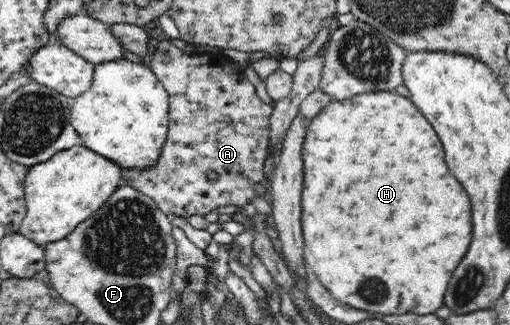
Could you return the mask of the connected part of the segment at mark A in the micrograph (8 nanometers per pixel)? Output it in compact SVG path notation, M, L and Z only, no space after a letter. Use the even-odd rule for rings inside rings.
M161 41L156 48L156 52L152 54L152 61L148 64L149 69L155 74L155 77L163 84L165 91L169 96L169 124L168 132L166 136L165 146L162 150L161 160L156 167L151 170L145 170L145 172L138 172L138 170L124 170L122 175L128 183L127 186L146 194L146 197L152 198L156 201L158 206L158 211L168 216L173 217L178 215L181 217L191 217L194 215L199 215L206 217L212 211L216 211L219 207L232 205L240 206L245 208L246 204L250 200L254 200L257 196L258 184L263 181L264 176L264 162L268 154L269 148L269 120L273 111L273 104L268 105L260 101L258 94L256 93L256 88L252 85L252 82L246 77L245 69L240 63L233 60L216 60L214 56L209 53L186 55L183 51L178 49L176 46L172 45L171 41ZM214 173L216 178L211 180L209 175Z

